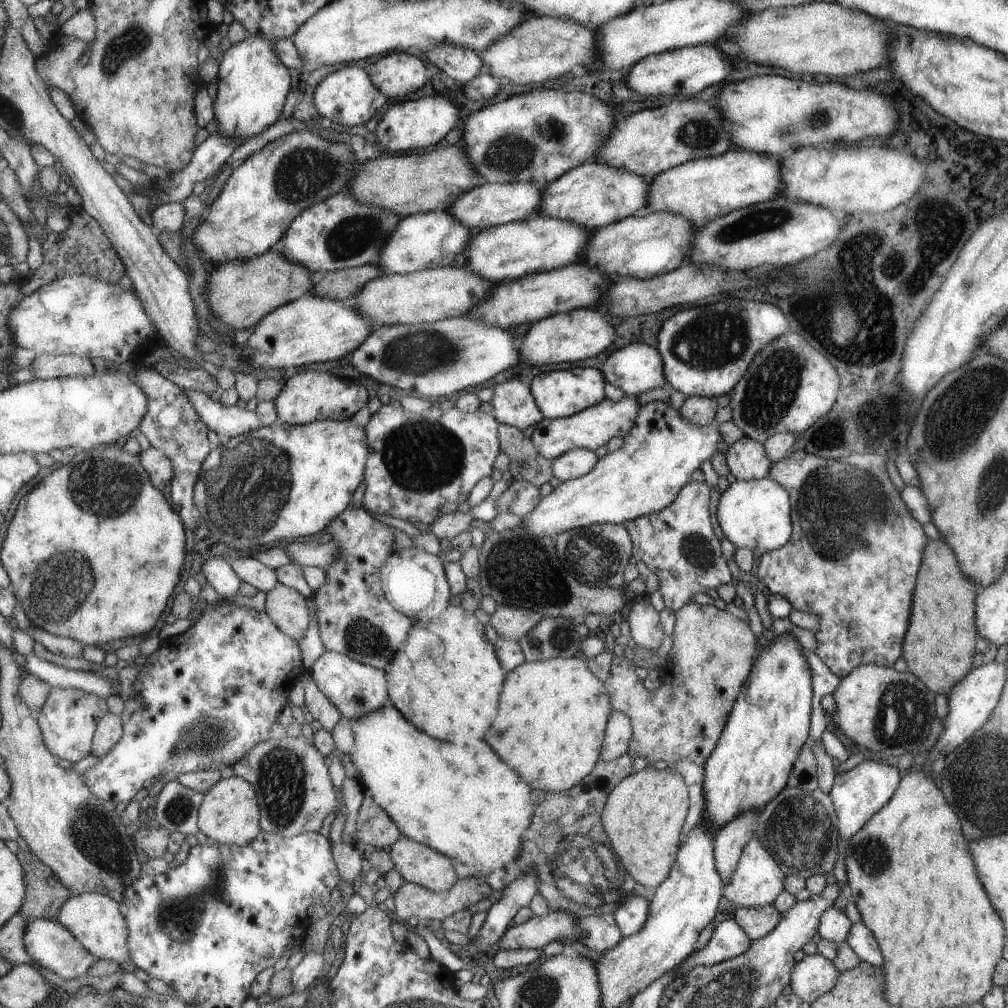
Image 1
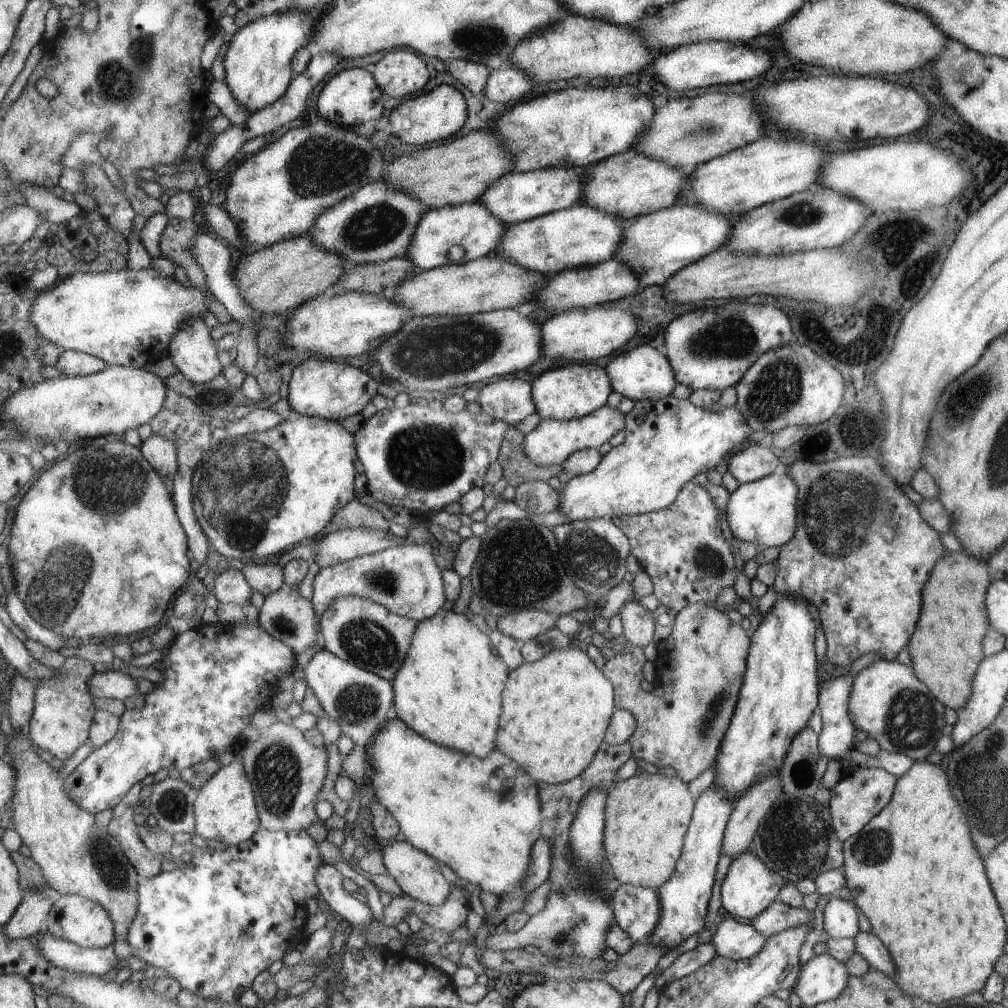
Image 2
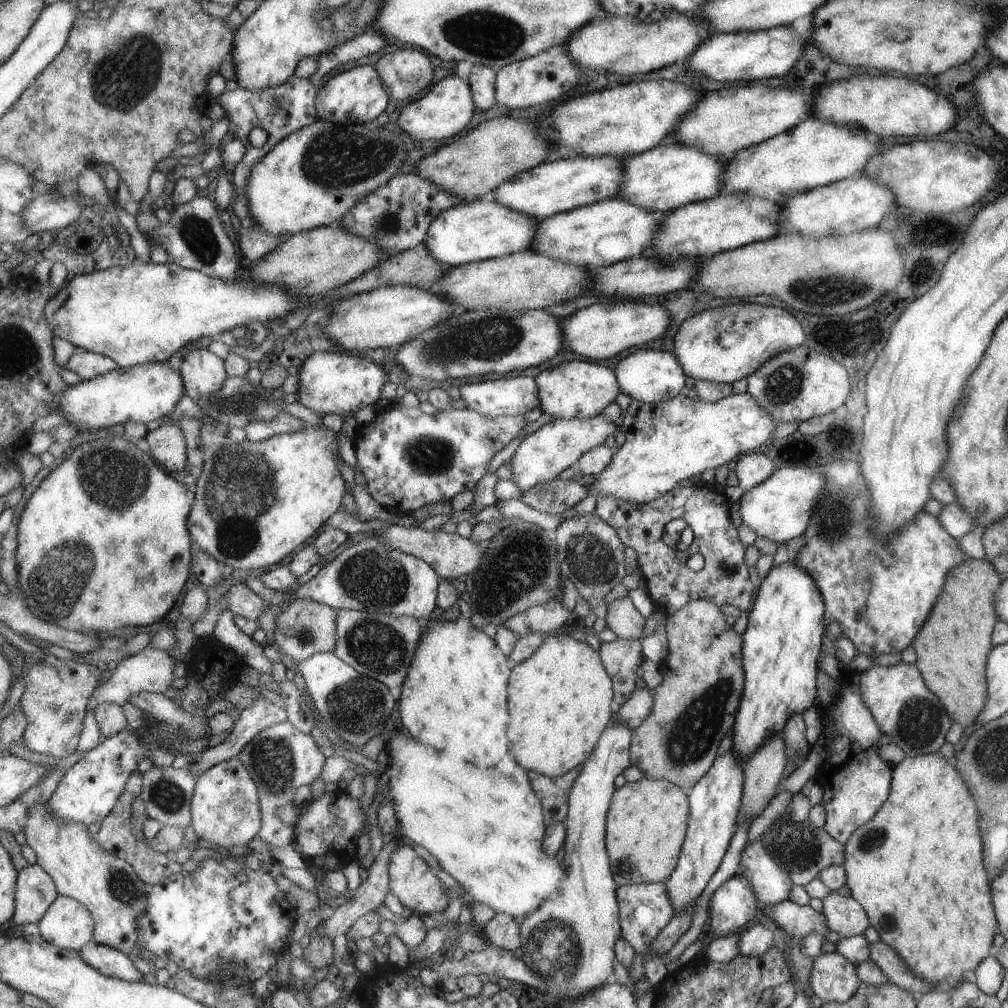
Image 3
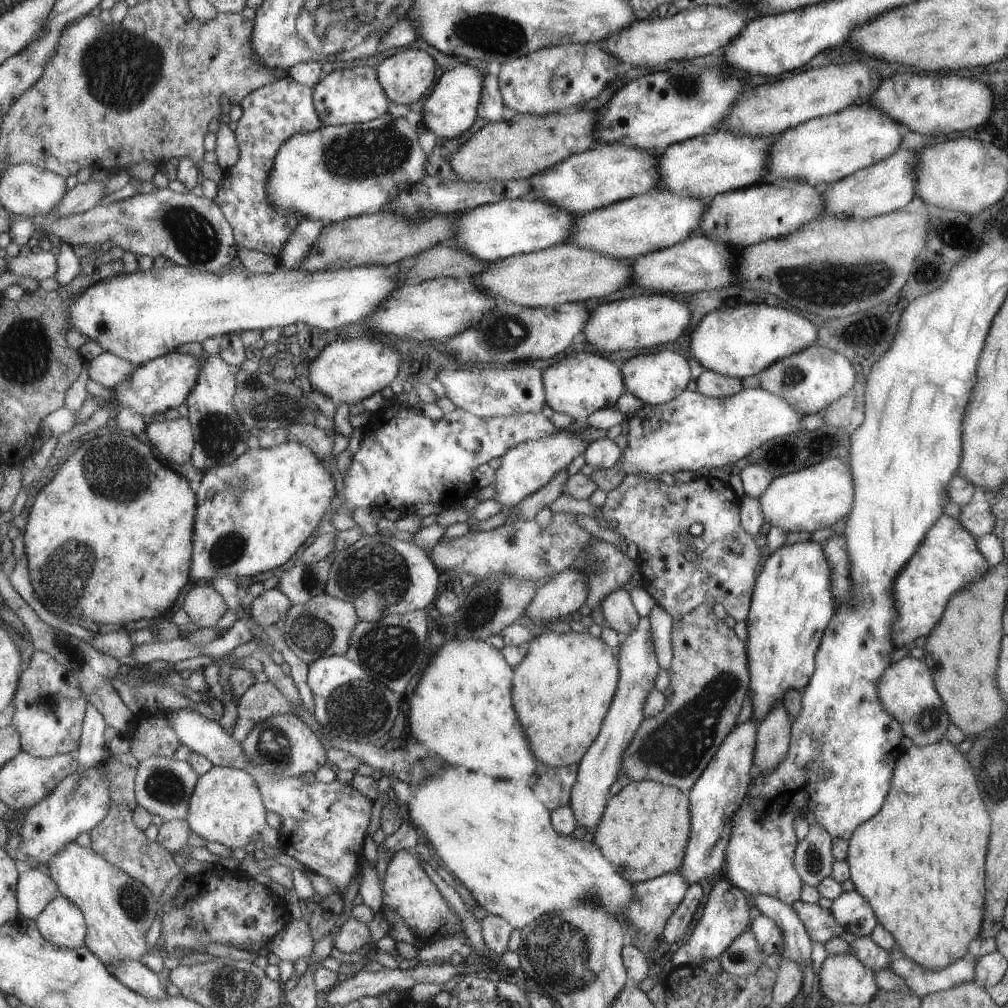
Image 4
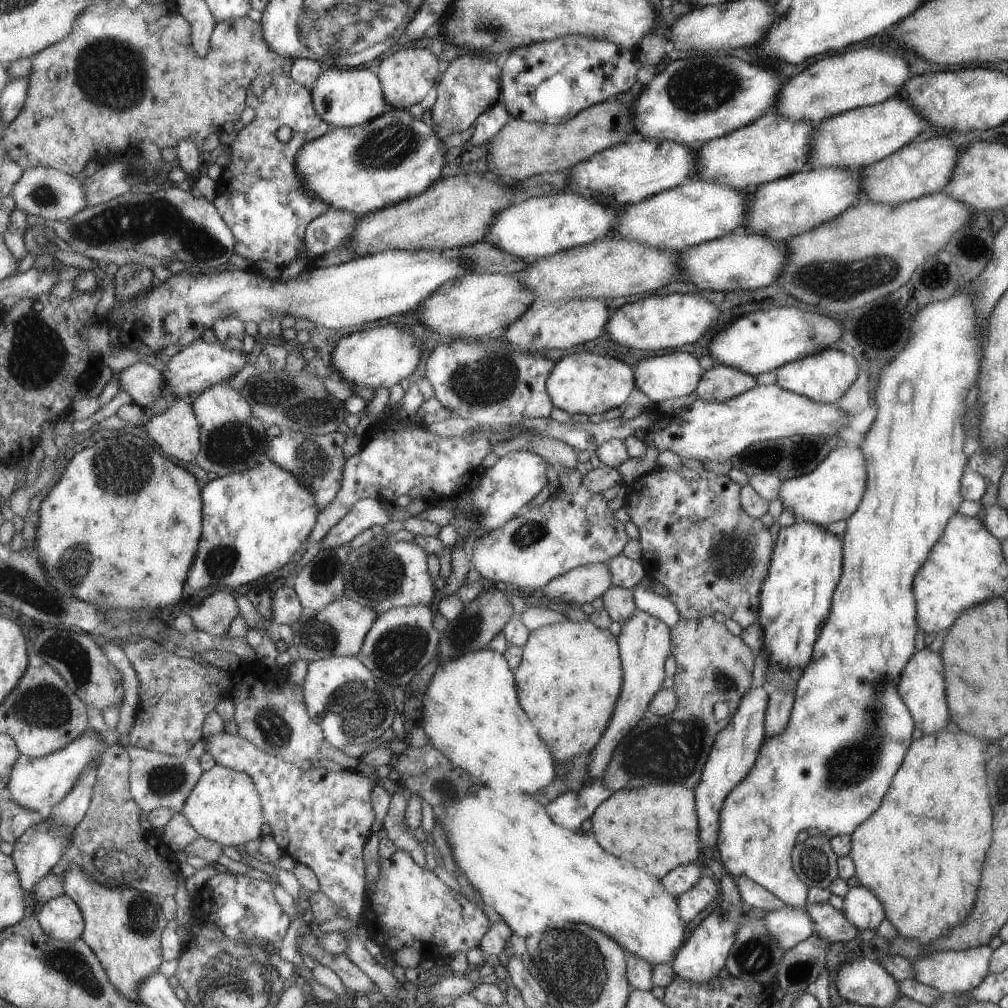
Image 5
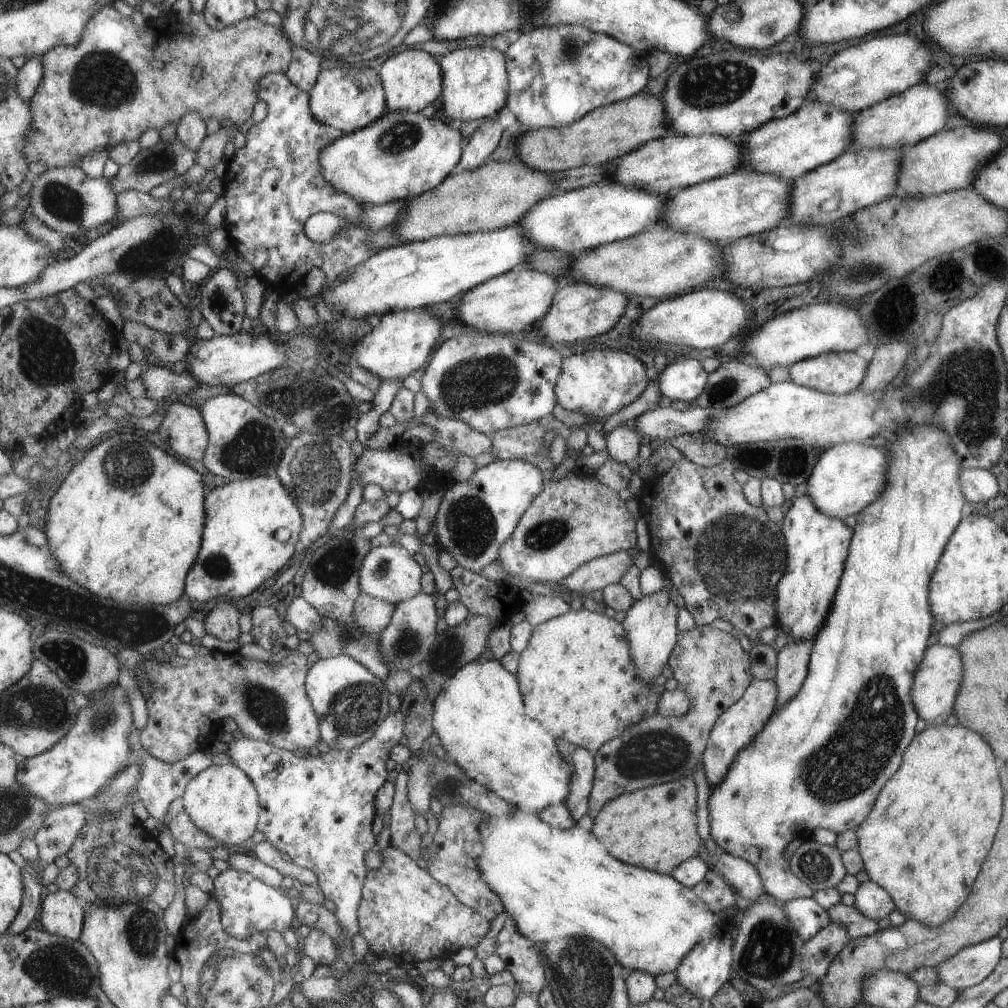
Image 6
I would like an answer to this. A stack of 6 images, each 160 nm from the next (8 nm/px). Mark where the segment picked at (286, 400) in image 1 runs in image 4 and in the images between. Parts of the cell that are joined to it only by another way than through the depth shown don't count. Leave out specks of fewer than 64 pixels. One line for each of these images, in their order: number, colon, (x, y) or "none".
2: (319, 387)
3: (340, 383)
4: (349, 370)

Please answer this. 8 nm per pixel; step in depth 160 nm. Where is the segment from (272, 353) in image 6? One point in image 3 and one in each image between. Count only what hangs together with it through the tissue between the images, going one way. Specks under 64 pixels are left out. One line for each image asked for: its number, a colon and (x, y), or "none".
3: (146, 392)
4: (165, 382)
5: (201, 365)

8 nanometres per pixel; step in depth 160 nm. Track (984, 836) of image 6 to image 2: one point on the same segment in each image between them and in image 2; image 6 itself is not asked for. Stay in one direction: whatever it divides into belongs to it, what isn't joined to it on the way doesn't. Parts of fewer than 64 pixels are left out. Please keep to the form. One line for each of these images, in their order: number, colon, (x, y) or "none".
2: (913, 871)
3: (915, 866)
4: (918, 861)
5: (921, 854)

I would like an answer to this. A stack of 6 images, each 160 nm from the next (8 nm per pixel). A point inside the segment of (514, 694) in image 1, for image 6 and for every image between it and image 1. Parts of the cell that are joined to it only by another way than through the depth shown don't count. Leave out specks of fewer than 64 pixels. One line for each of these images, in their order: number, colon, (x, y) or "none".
2: (556, 709)
3: (560, 696)
4: (562, 689)
5: (570, 677)
6: (578, 679)

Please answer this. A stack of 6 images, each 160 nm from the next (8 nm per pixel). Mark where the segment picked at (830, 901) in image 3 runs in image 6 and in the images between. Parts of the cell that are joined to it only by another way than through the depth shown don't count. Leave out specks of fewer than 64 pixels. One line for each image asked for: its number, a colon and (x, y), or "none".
4: (850, 910)
5: (862, 909)
6: (874, 902)

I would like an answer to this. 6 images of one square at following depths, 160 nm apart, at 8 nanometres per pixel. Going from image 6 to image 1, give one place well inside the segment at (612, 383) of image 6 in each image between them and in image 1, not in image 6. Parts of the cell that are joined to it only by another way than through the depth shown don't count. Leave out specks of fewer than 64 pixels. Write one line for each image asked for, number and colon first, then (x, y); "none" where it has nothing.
1: (561, 393)
2: (572, 391)
3: (580, 389)
4: (578, 385)
5: (584, 383)

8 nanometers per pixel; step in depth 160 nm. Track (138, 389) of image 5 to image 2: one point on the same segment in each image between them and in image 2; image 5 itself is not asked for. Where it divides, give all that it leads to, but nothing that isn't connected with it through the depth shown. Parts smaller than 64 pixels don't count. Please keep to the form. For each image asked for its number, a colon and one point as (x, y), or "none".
2: (70, 363)
3: (87, 365)
4: (109, 370)

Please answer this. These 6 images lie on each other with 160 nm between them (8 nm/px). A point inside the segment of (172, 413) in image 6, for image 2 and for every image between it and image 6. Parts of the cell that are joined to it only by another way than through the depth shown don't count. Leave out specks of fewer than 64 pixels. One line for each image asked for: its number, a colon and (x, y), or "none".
2: (162, 453)
3: (168, 444)
4: (175, 439)
5: (177, 431)

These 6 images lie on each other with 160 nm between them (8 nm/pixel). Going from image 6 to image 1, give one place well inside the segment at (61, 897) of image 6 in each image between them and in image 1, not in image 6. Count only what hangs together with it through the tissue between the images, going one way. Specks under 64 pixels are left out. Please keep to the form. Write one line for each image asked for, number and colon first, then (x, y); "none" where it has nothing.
1: (99, 921)
2: (83, 921)
3: (68, 924)
4: (63, 923)
5: (61, 918)

